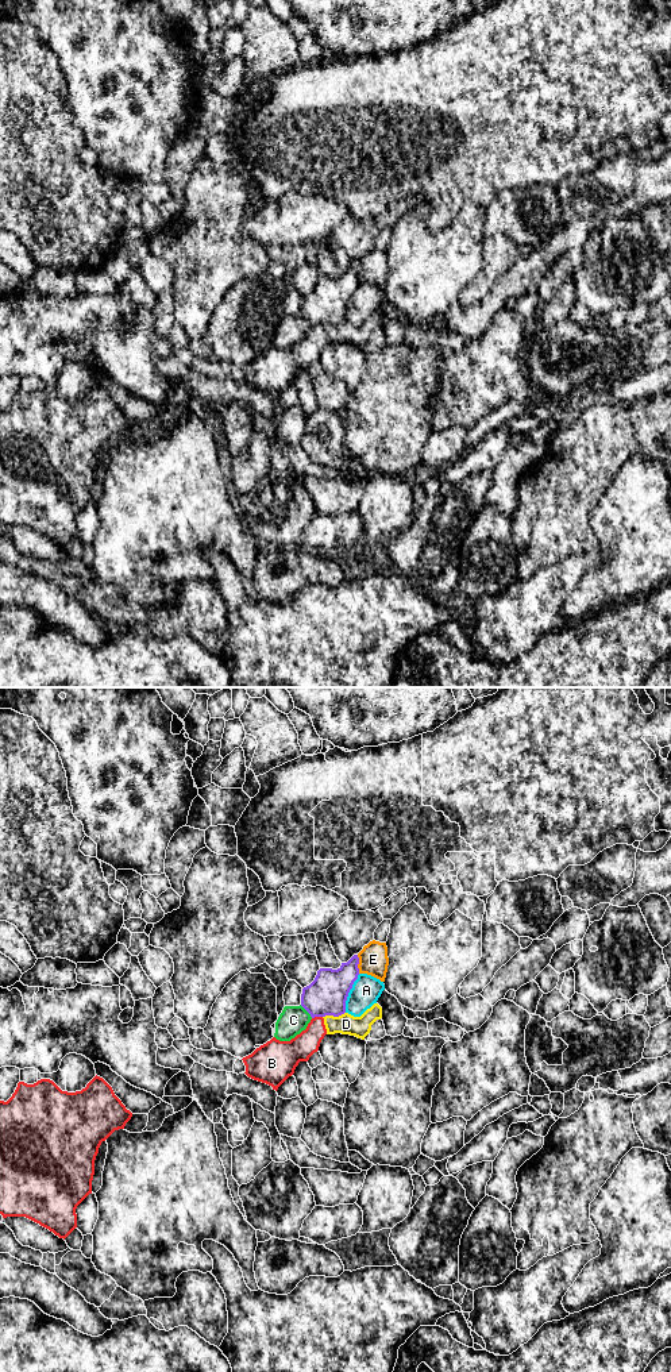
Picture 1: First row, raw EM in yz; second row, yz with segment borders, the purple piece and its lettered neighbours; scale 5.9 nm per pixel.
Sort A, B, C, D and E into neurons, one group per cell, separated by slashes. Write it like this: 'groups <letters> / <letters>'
groups A / B D / C / E

